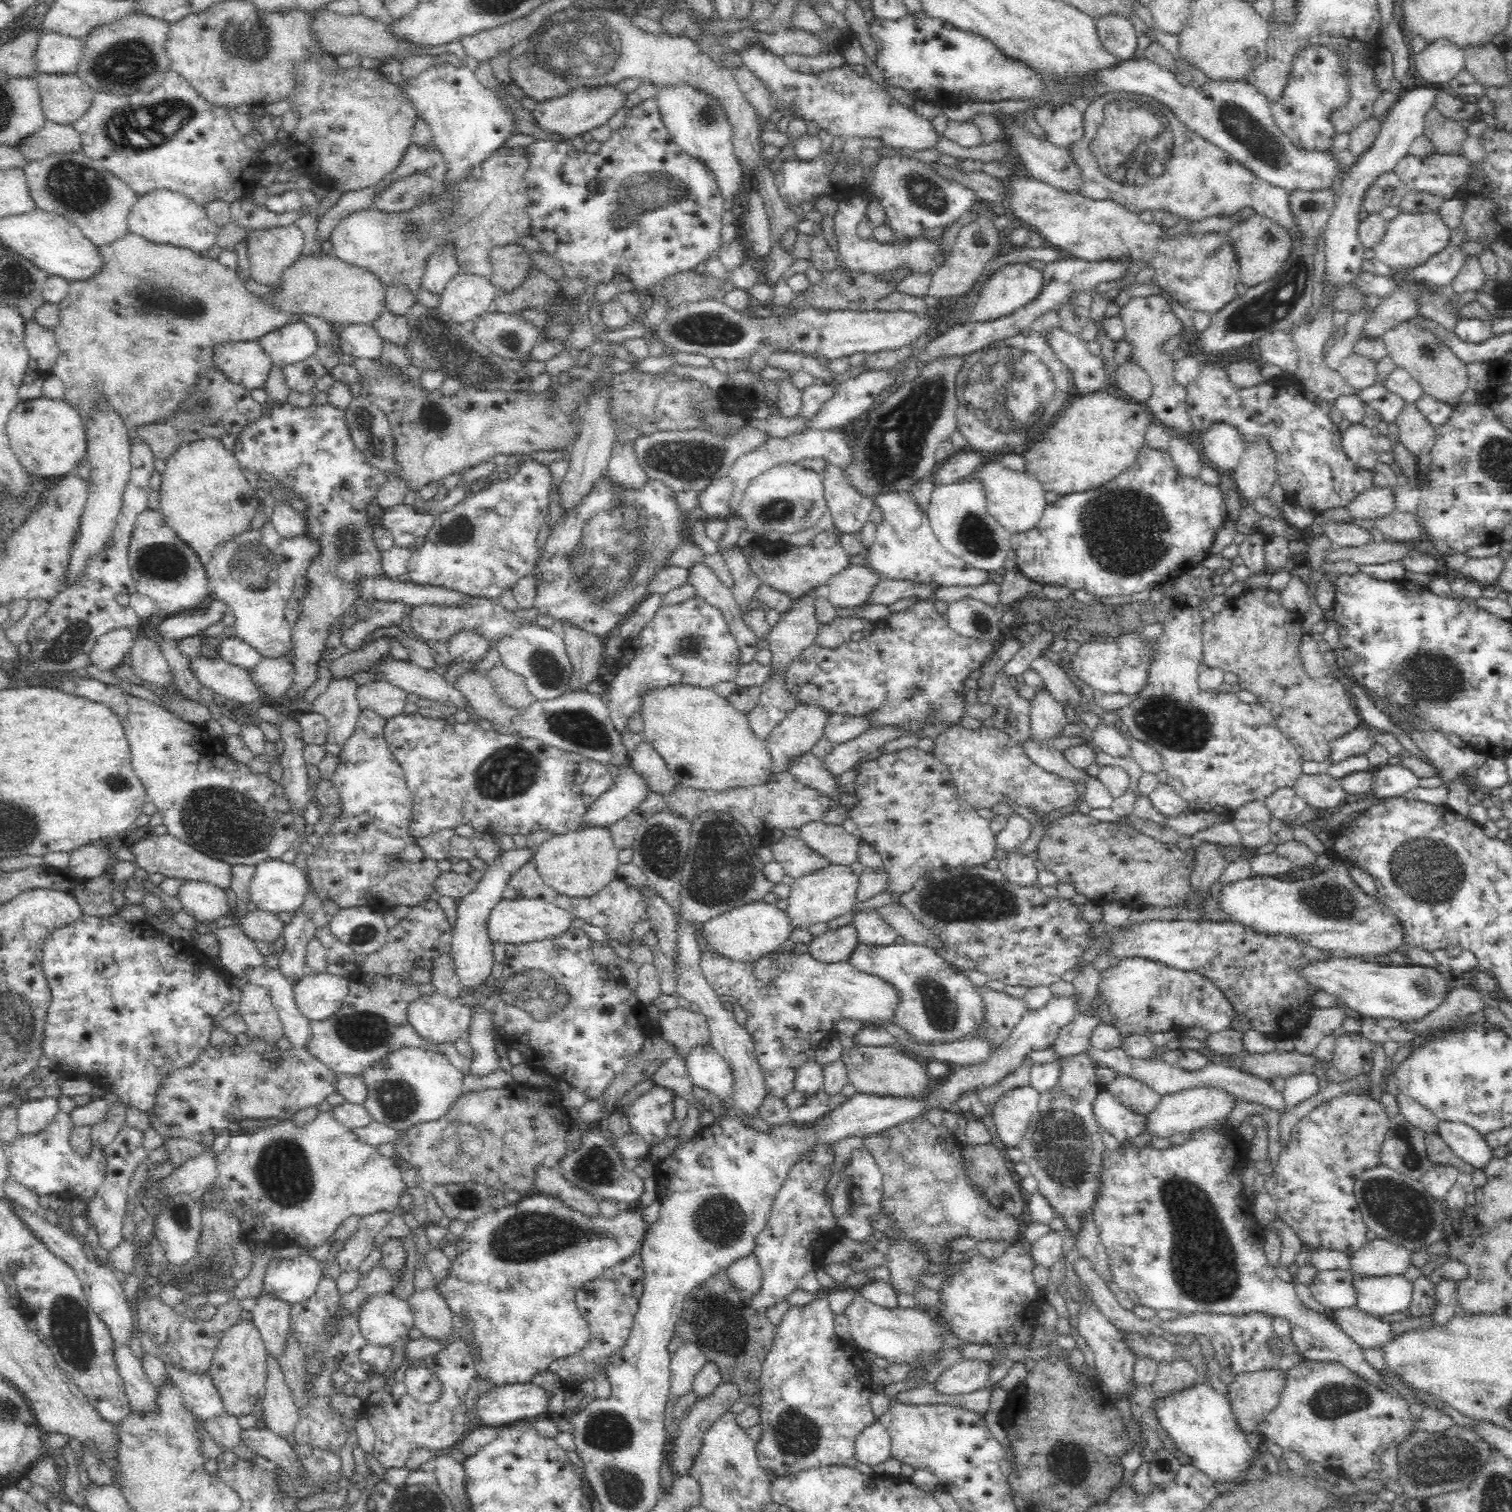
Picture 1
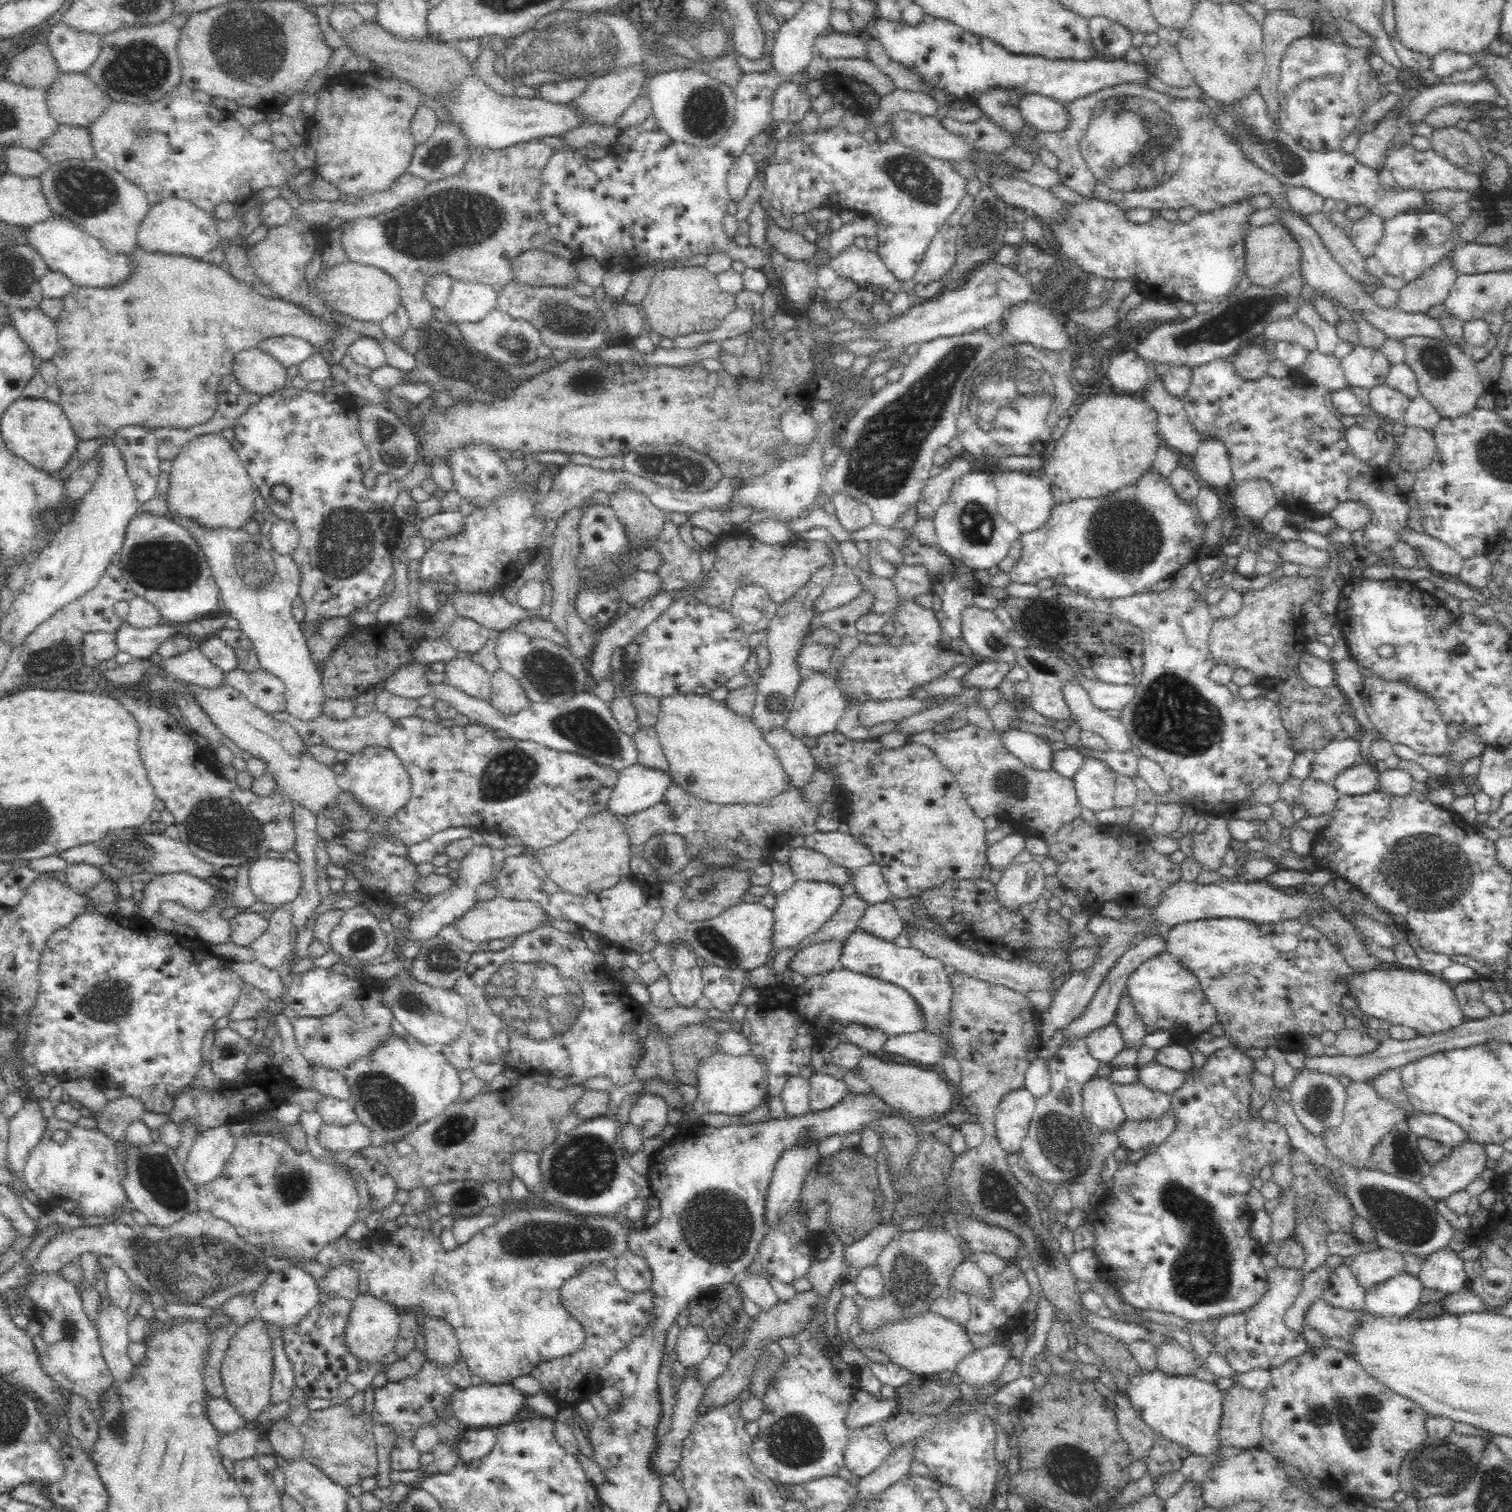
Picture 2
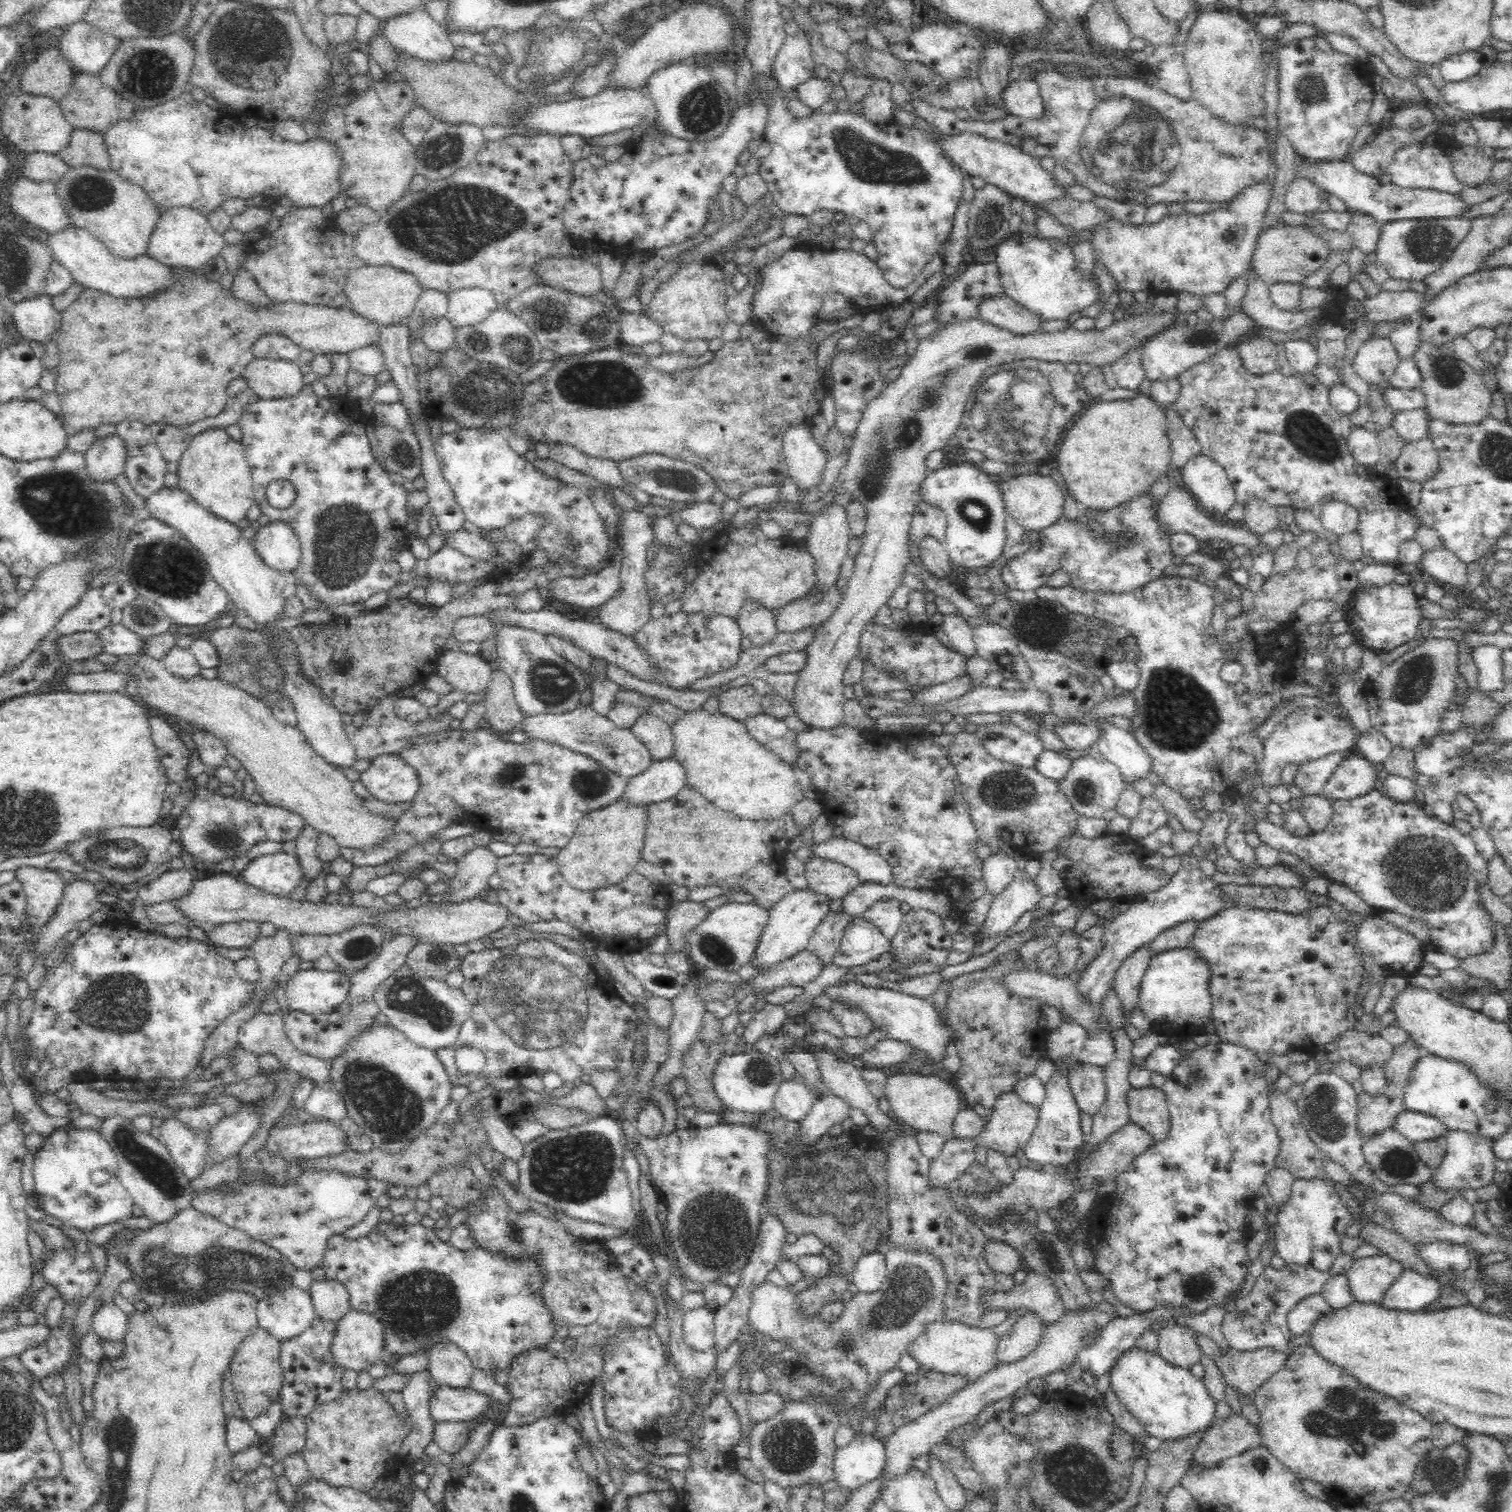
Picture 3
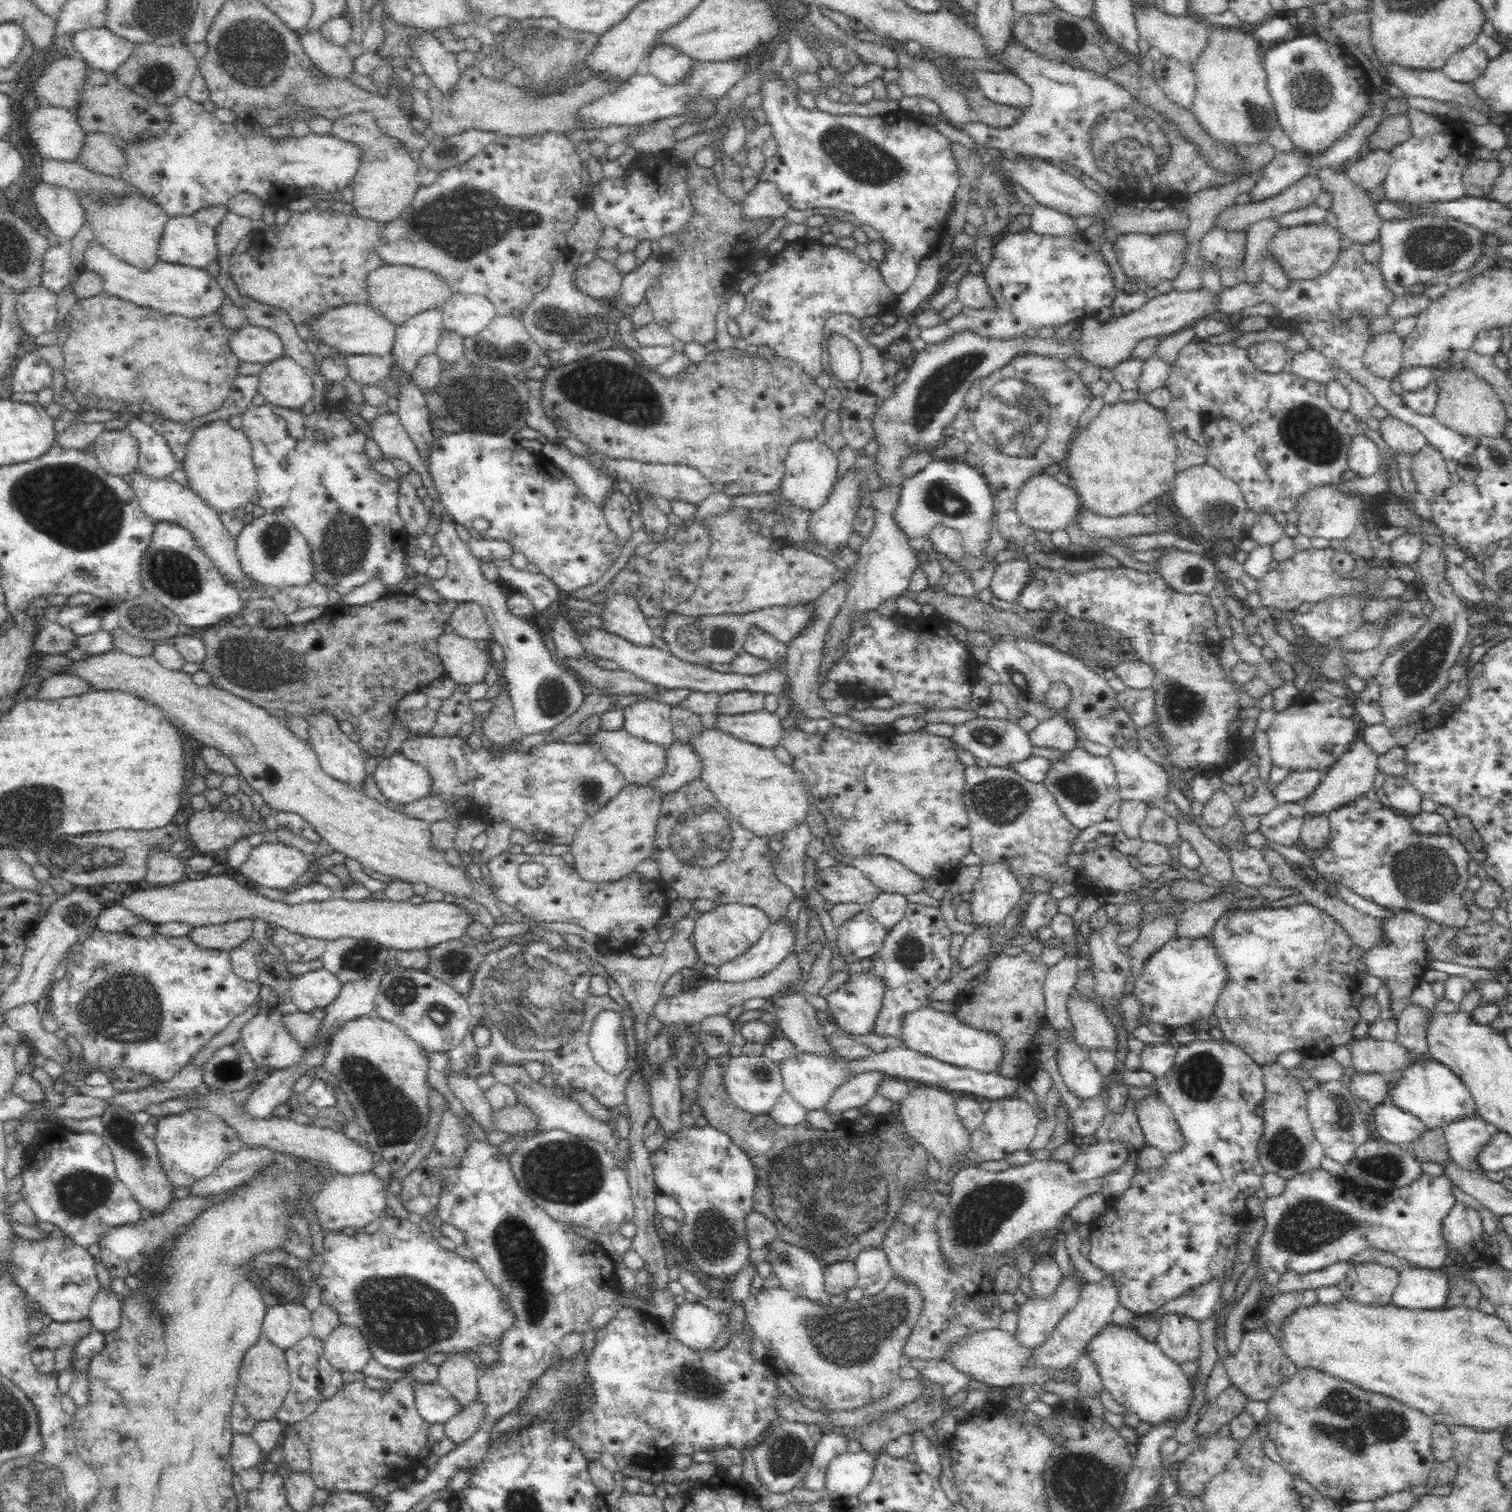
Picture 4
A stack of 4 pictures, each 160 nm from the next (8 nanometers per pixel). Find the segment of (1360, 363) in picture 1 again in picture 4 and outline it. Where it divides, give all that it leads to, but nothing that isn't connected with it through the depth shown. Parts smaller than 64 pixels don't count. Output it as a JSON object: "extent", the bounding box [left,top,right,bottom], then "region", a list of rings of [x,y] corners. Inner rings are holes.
{"extent":[1362,331,1403,382],"region":[[[1394,331],[1378,334],[1368,340],[1362,356],[1370,374],[1391,382],[1402,369],[1403,340]]]}

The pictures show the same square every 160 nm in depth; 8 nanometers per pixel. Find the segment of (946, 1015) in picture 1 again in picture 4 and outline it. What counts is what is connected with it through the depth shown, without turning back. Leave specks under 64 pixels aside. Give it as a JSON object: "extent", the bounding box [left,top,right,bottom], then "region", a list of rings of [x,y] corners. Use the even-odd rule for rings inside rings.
{"extent":[838,910,888,966],"region":[[[866,910],[858,912],[847,920],[838,930],[840,956],[849,966],[863,958],[871,958],[882,949],[888,931]]]}

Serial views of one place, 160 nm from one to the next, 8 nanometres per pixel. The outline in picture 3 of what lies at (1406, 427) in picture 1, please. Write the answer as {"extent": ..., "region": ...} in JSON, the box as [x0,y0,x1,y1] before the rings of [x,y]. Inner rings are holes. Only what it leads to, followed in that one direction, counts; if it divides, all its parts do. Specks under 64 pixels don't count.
{"extent":[1394,436,1438,482],"region":[[[1429,436],[1407,442],[1395,460],[1394,474],[1412,482],[1430,480],[1438,472],[1438,454]]]}

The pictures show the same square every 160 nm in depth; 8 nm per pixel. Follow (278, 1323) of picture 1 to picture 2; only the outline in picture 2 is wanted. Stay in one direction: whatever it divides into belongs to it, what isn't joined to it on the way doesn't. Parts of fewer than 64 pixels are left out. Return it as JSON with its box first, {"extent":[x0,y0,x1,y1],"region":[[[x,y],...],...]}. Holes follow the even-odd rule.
{"extent":[261,1320,294,1404],"region":[[[261,1320],[272,1347],[272,1380],[271,1400],[272,1404],[282,1403],[287,1400],[288,1391],[294,1386],[294,1373],[292,1363],[288,1359],[286,1347],[284,1347],[283,1329],[278,1323]]]}

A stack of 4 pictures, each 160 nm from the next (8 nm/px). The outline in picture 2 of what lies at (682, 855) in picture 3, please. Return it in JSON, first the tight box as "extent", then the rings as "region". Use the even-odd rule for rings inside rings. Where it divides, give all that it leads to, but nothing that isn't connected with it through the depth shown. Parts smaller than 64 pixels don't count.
{"extent":[623,782,820,860],"region":[[[791,782],[769,799],[759,803],[730,803],[718,804],[702,800],[690,792],[686,792],[676,783],[665,788],[663,797],[650,805],[646,810],[635,812],[634,814],[623,817],[623,829],[629,840],[629,849],[632,857],[639,856],[644,841],[656,831],[674,831],[686,838],[689,846],[690,860],[697,853],[697,850],[708,841],[712,845],[728,847],[730,851],[738,851],[744,859],[768,858],[778,848],[782,847],[788,840],[795,836],[806,836],[817,831],[816,820],[820,816],[820,803],[814,803],[806,797],[802,789],[794,786]]]}

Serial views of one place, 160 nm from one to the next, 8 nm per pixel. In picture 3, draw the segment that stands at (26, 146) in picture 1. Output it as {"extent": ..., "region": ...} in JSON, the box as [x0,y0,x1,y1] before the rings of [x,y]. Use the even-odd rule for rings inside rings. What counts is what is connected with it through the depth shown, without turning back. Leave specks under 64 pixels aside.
{"extent":[55,128,109,169],"region":[[[72,128],[69,144],[55,155],[70,167],[80,165],[101,169],[109,167],[109,156],[102,135],[98,131]]]}

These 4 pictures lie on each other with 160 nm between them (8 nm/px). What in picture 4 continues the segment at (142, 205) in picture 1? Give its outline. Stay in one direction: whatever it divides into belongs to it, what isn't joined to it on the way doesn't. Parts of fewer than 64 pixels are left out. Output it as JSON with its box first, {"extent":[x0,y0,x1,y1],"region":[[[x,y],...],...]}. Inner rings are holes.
{"extent":[157,215,220,270],"region":[[[172,215],[158,240],[157,255],[159,260],[165,262],[206,270],[211,262],[220,258],[220,249],[214,228],[200,222],[194,215]]]}

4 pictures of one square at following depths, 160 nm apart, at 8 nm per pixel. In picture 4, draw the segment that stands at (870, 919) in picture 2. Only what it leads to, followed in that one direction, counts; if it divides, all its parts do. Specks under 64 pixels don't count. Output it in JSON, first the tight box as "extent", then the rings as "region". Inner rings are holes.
{"extent":[866,892,907,932],"region":[[[878,892],[876,897],[866,904],[866,911],[889,932],[905,915],[907,904],[906,895]]]}

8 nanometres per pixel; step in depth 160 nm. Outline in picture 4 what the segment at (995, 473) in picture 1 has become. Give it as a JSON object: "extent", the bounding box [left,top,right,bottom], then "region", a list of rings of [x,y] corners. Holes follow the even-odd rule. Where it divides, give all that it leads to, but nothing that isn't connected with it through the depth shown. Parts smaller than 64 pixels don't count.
{"extent":[1014,473,1082,534],"region":[[[1045,473],[1028,477],[1020,492],[1016,494],[1014,504],[1020,521],[1026,527],[1050,534],[1065,529],[1082,509],[1076,492],[1070,486],[1060,484],[1054,477]]]}

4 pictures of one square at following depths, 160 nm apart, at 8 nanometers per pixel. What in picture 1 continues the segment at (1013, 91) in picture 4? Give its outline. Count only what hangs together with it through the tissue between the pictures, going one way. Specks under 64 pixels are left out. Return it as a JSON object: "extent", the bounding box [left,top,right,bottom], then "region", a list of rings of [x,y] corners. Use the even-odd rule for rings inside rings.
{"extent":[1032,104,1085,148],"region":[[[1054,104],[1045,105],[1032,113],[1032,117],[1046,132],[1046,139],[1057,147],[1070,148],[1084,136],[1085,105]]]}

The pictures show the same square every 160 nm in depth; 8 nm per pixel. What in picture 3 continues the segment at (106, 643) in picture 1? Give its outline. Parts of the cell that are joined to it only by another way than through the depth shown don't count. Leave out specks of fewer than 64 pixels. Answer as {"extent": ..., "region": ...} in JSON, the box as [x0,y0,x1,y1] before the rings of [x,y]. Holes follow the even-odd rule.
{"extent":[58,631,104,662],"region":[[[94,631],[75,632],[58,640],[62,653],[74,662],[88,660],[104,652],[100,633]]]}

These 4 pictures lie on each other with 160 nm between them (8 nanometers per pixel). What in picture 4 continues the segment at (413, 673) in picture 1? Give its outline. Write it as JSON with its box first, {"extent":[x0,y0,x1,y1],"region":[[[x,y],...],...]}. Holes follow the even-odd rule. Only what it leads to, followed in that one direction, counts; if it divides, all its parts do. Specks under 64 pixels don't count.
{"extent":[586,728,666,785],"region":[[[624,728],[621,730],[603,730],[586,736],[586,744],[593,746],[630,784],[645,785],[664,770],[666,750],[657,744],[646,742],[631,736]]]}

